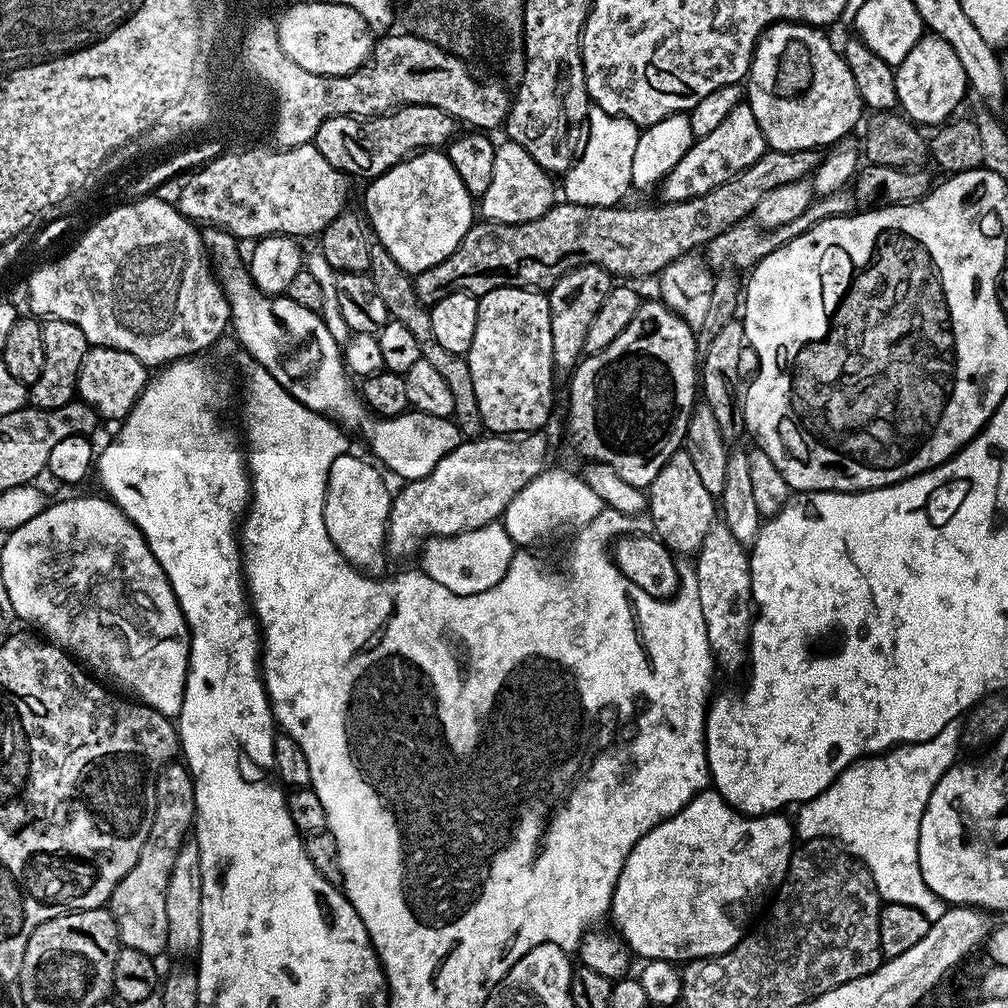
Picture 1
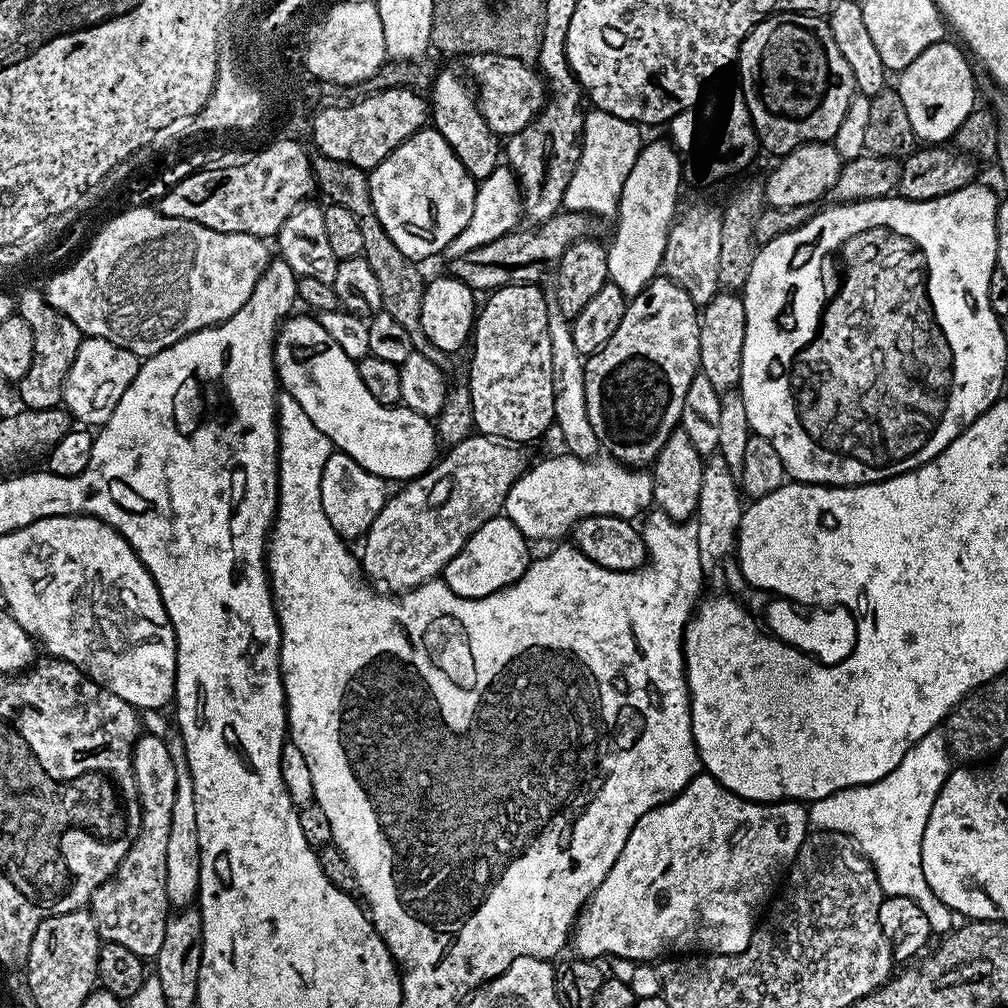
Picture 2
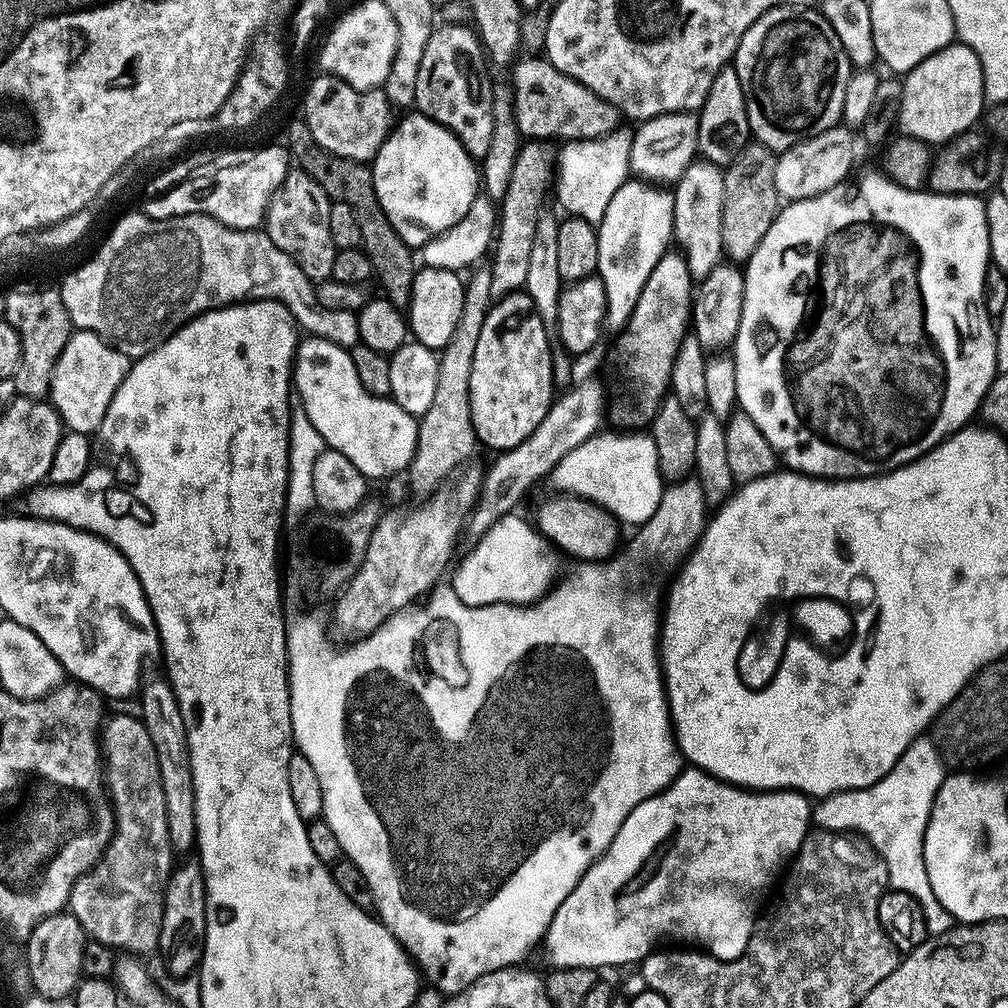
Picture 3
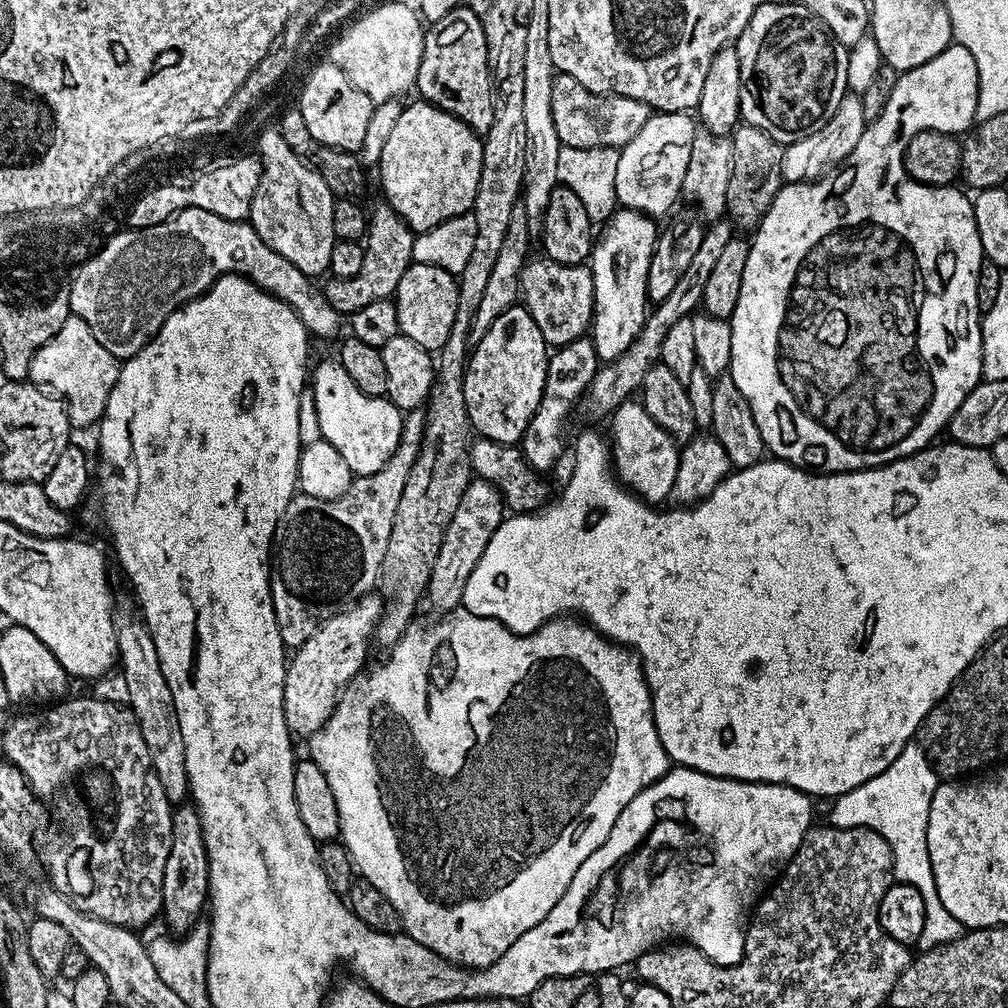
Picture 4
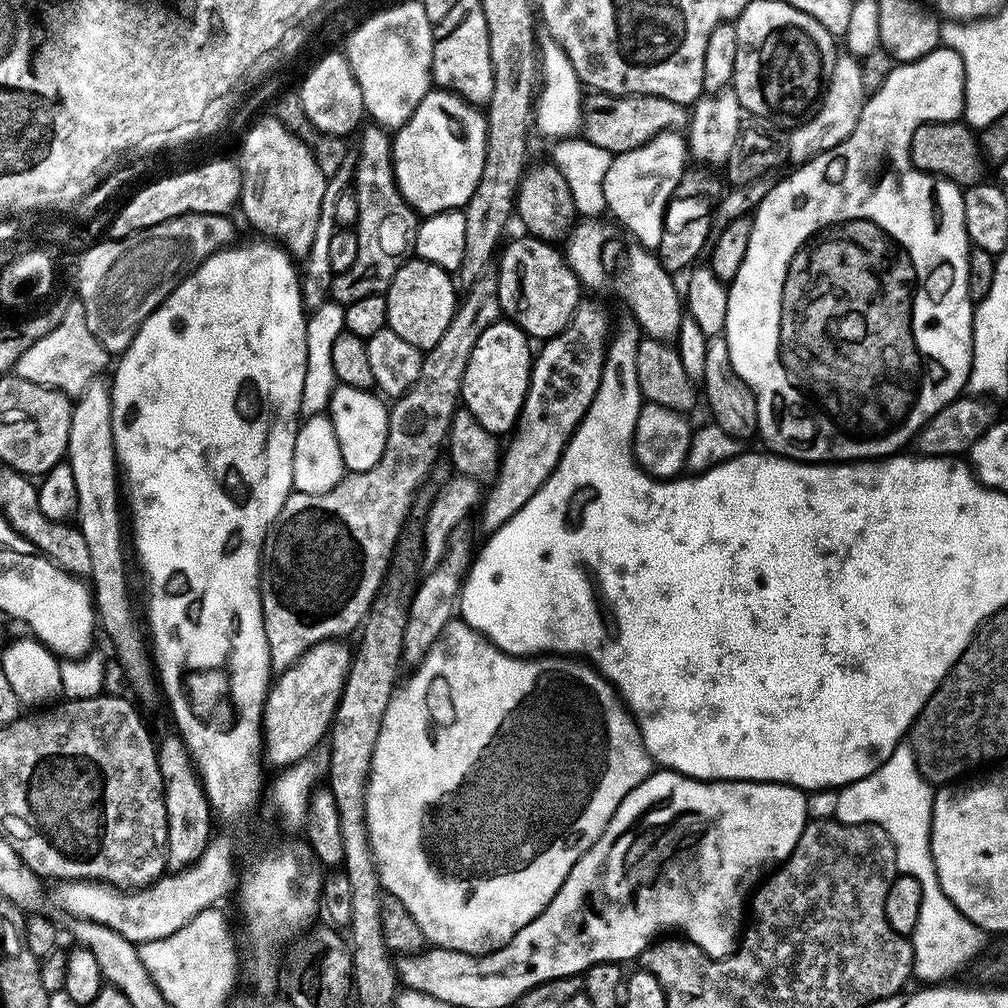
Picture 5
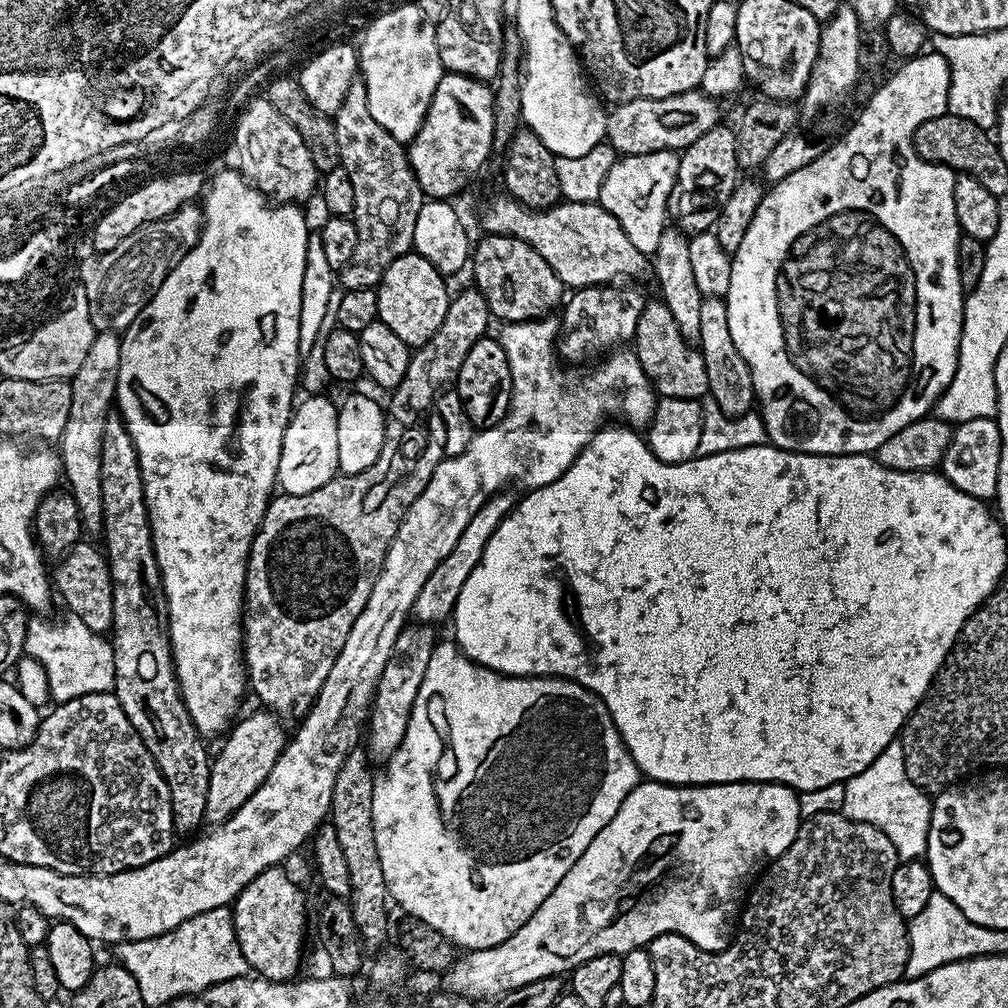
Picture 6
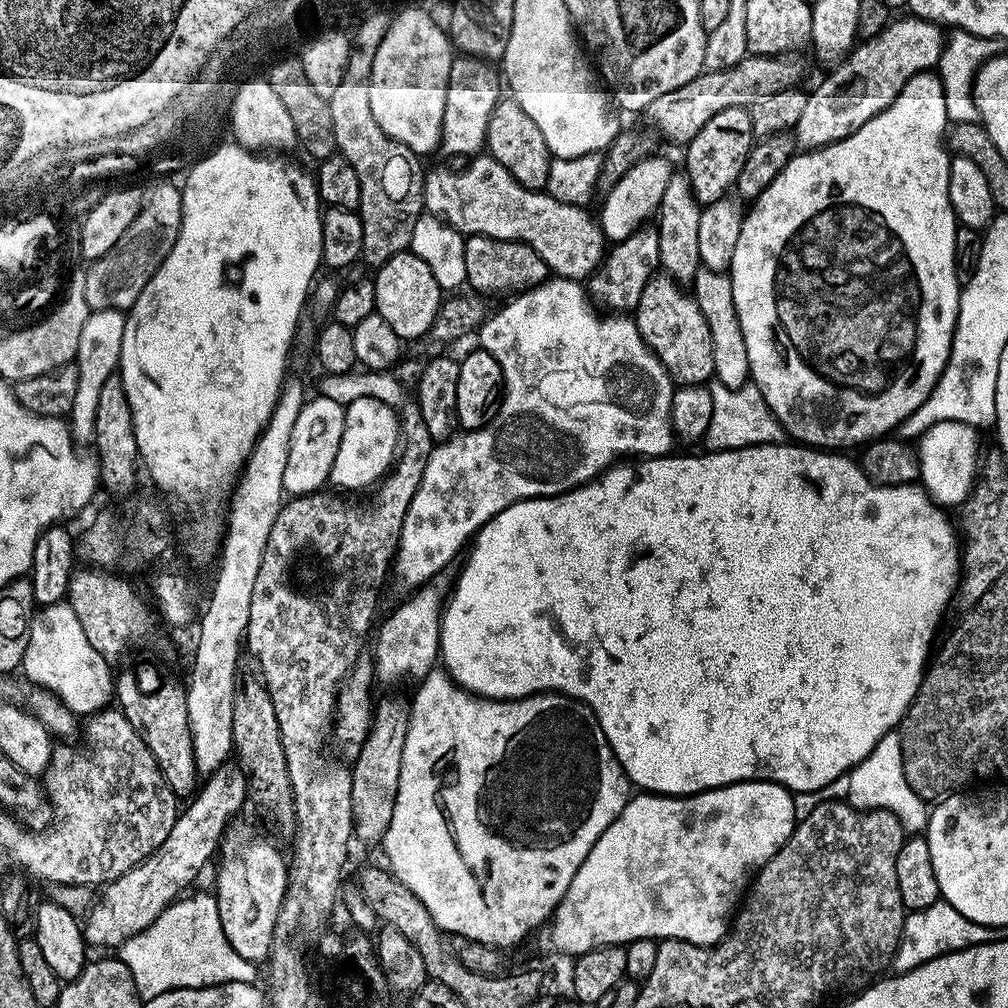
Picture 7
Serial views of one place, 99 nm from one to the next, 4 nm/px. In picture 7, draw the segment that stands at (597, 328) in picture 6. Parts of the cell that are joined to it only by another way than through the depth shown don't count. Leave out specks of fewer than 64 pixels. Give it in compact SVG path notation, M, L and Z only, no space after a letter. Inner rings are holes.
M642 226L625 240L615 241L607 249L596 271L588 277L586 291L597 305L605 304L608 307L605 309L616 314L628 314L638 306L638 298L642 298L642 290L646 290L646 282L650 282L650 278L657 275L659 268L660 255L656 229L652 226Z

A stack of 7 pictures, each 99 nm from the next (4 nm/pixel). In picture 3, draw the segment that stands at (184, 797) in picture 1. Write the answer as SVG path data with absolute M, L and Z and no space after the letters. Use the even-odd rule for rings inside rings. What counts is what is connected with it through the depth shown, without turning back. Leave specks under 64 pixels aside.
M136 714L111 716L103 721L98 739L102 749L102 767L106 773L106 792L116 814L116 831L96 865L76 879L67 907L85 933L99 944L106 944L113 950L124 948L120 950L128 954L155 953L160 946L164 891L174 867L170 834L166 830L166 798L162 794L162 778L158 778L154 742L150 742L143 720Z

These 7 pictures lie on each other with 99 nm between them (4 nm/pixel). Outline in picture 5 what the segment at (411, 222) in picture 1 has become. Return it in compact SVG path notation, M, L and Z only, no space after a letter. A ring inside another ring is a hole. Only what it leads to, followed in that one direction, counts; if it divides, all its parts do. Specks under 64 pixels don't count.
M430 90L422 98L422 102L418 102L418 106L414 110L414 114L403 124L401 128L395 129L392 136L392 165L394 166L394 178L398 190L402 194L402 198L406 198L406 202L421 217L433 216L439 212L455 212L464 209L470 202L470 198L474 194L474 190L478 190L478 178L482 178L482 166L486 158L486 130L488 129L488 121L485 113L481 111L477 105L470 104L463 100L460 96L455 96L452 92L443 90Z

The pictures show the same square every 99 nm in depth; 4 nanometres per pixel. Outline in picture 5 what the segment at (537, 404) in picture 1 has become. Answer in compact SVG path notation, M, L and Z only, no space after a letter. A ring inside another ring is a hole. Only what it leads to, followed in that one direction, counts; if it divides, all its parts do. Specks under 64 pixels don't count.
M501 318L482 330L482 338L478 338L474 354L470 362L466 362L460 398L463 407L486 431L493 434L511 433L517 427L532 377L533 359L533 341L511 320Z

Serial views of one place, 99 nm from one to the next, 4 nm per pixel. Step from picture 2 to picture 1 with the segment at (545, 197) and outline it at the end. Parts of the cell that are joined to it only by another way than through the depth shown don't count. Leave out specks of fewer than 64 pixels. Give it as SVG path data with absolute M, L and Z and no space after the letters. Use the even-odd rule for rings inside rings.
M526 64L524 77L515 89L504 123L505 137L511 143L522 146L534 162L538 162L550 174L567 172L577 158L577 150L583 148L585 142L568 131L564 132L562 102L562 73L557 64L547 67ZM560 134L562 140L557 144Z

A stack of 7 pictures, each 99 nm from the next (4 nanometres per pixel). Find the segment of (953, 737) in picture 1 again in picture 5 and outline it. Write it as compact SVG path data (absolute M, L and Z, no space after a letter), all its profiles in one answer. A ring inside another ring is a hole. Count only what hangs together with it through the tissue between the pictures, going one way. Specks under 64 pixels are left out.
M902 742L894 750L894 754L890 754L890 758L886 758L886 762L882 766L878 766L878 770L874 770L866 778L862 778L858 782L853 784L846 784L843 788L839 789L835 793L836 796L836 812L834 812L835 819L840 820L843 824L877 824L882 826L882 830L886 830L886 834L890 834L890 842L894 846L896 851L896 870L901 876L913 876L915 880L922 886L922 910L920 911L920 921L918 926L914 926L914 930L911 934L912 942L912 958L914 961L914 976L915 979L920 979L920 982L944 982L949 979L948 976L951 972L956 972L959 968L964 968L980 951L984 948L984 939L986 939L986 933L984 929L979 928L974 922L970 922L966 917L960 913L954 906L954 902L950 902L950 898L946 898L946 894L942 890L940 885L940 879L936 873L936 867L934 866L934 858L932 857L932 798L934 795L933 785L929 784L925 780L924 775L916 769L916 759L912 754L911 743Z

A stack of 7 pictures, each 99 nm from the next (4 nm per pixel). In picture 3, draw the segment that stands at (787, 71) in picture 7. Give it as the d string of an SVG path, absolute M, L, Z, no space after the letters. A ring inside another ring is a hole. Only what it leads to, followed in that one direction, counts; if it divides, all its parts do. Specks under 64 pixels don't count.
M547 58L539 59L524 61L521 59L511 69L512 109L521 137L551 142L593 140L621 127L622 114L610 102L598 98L598 94L582 86L582 82L562 74L562 70L555 68Z

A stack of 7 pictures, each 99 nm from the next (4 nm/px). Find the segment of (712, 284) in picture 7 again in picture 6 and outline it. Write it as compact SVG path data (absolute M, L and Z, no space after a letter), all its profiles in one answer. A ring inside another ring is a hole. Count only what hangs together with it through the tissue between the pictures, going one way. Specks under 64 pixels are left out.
M710 296L704 299L698 330L698 347L706 362L708 395L714 398L714 402L718 402L718 406L727 416L744 416L753 411L757 403L754 378L750 374L750 366L746 366L746 358L738 354L738 346L734 346L734 338L730 338L728 306L721 297Z

